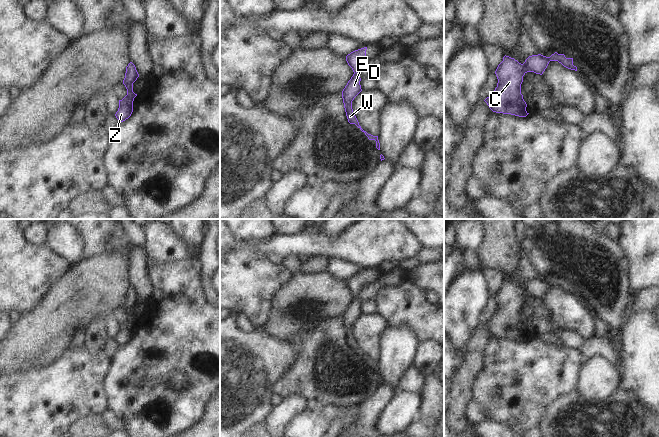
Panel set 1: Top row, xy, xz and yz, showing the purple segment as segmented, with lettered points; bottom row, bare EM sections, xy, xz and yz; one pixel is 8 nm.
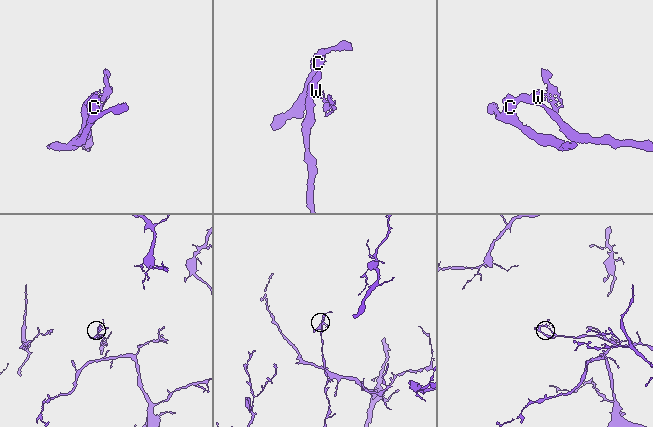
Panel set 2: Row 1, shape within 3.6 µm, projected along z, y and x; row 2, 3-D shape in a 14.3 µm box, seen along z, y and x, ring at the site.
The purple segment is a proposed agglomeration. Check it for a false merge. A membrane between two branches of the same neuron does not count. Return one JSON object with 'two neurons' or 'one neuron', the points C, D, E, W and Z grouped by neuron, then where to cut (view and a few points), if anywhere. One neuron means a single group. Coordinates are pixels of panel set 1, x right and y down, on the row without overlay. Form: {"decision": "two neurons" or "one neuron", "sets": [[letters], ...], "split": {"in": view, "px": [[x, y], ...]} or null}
{"decision": "one neuron", "sets": [["C", "D", "E", "W", "Z"]], "split": null}

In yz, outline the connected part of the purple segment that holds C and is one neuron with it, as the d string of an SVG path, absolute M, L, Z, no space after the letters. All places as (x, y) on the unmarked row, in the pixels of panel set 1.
M557 276L550 281L541 278L529 280L523 288L505 279L495 295L497 311L484 325L493 336L526 341L529 337L521 318L523 300L527 296L542 299L550 285L558 285L564 291L577 295L573 282L566 282L564 278Z

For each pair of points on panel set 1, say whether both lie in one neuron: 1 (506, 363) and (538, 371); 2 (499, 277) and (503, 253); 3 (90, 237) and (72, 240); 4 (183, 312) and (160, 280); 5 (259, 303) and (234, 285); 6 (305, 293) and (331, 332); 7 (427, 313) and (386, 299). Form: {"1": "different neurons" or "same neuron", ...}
{"1": "same neuron", "2": "different neurons", "3": "different neurons", "4": "same neuron", "5": "same neuron", "6": "different neurons", "7": "same neuron"}

